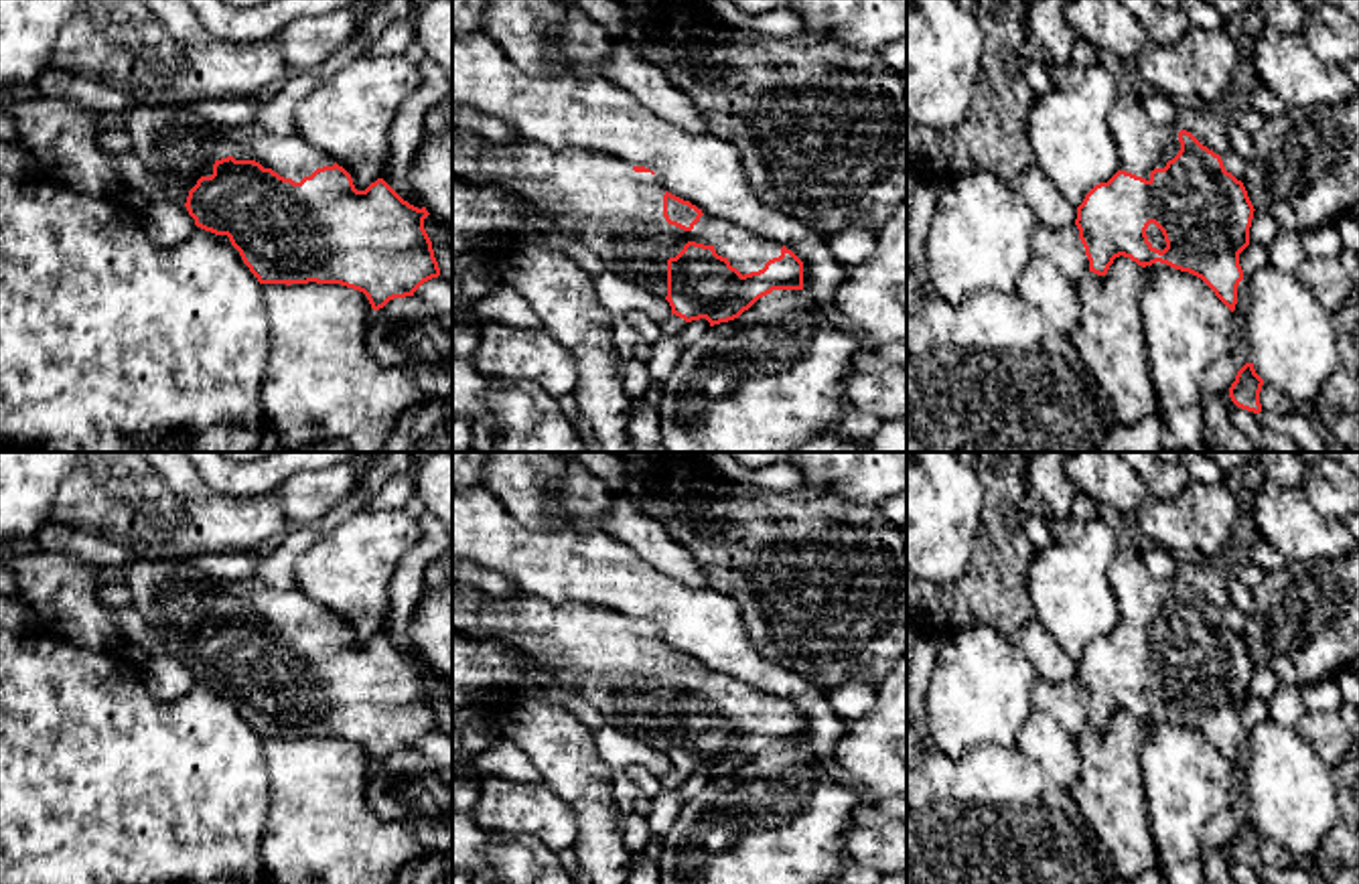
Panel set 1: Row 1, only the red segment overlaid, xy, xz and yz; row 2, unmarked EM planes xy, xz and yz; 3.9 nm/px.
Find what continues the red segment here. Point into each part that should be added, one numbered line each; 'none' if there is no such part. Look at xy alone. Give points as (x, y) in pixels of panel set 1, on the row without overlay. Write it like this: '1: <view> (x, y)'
1: xy (177, 599)

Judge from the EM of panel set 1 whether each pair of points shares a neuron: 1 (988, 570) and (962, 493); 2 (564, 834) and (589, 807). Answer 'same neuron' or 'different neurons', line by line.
1: different neurons
2: different neurons

